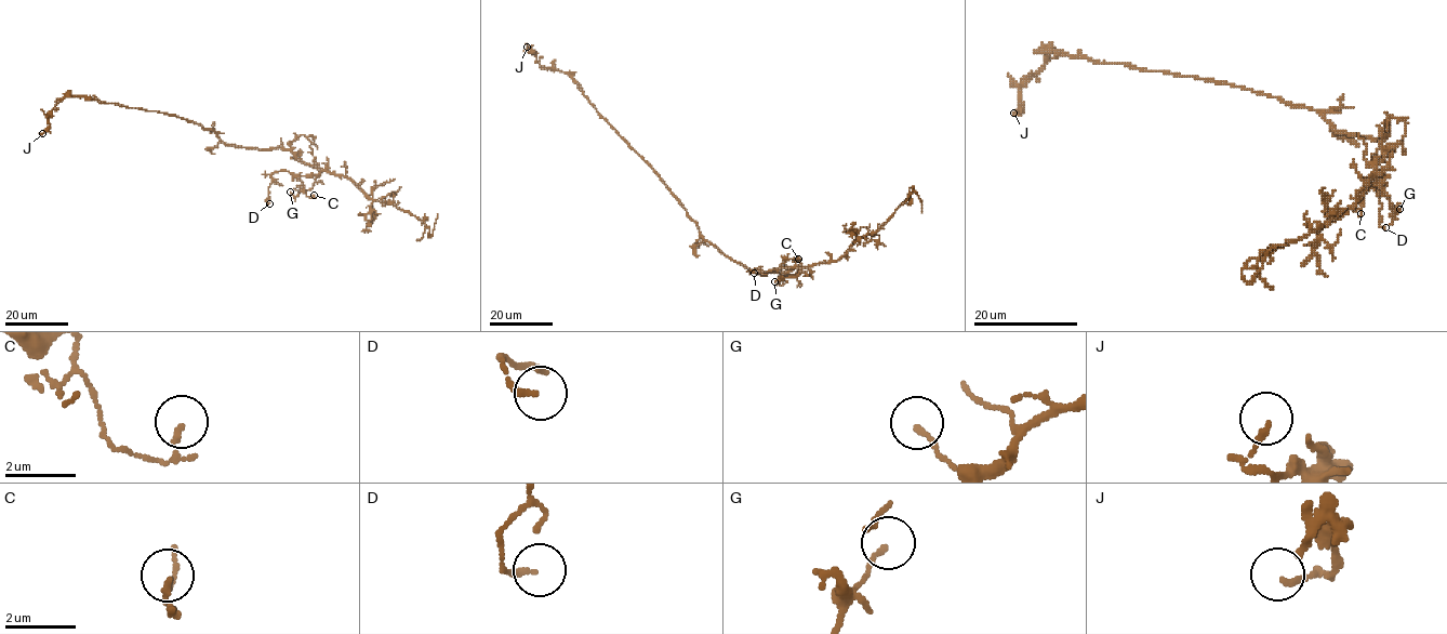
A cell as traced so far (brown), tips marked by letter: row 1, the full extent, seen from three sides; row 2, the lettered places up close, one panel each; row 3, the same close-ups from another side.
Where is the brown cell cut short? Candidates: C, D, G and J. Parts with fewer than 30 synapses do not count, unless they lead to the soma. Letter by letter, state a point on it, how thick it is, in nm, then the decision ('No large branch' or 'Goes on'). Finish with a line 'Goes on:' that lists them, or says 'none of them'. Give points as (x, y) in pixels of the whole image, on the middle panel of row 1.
C: Place: (798, 259). Thickness 130 nm. No large branch
D: Place: (754, 273). Thickness 160 nm. No large branch
G: Place: (774, 281). Thickness 140 nm. No large branch
J: Place: (527, 47). Thickness 150 nm. No large branch
Goes on: none of them

